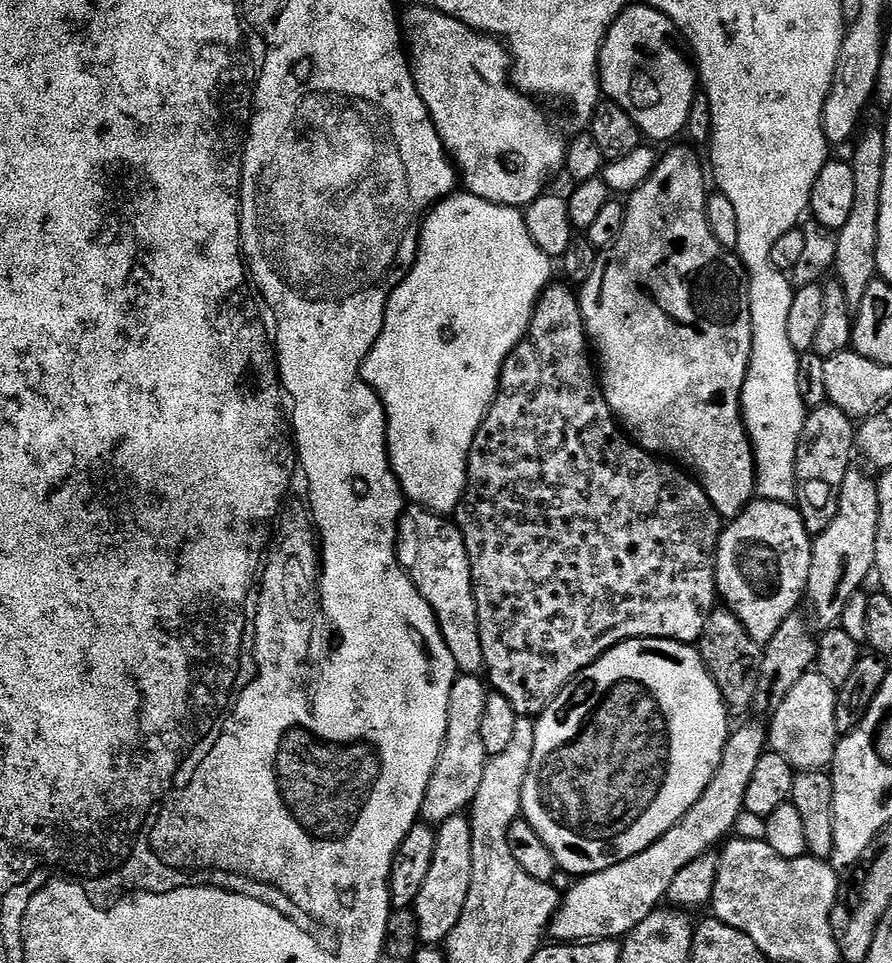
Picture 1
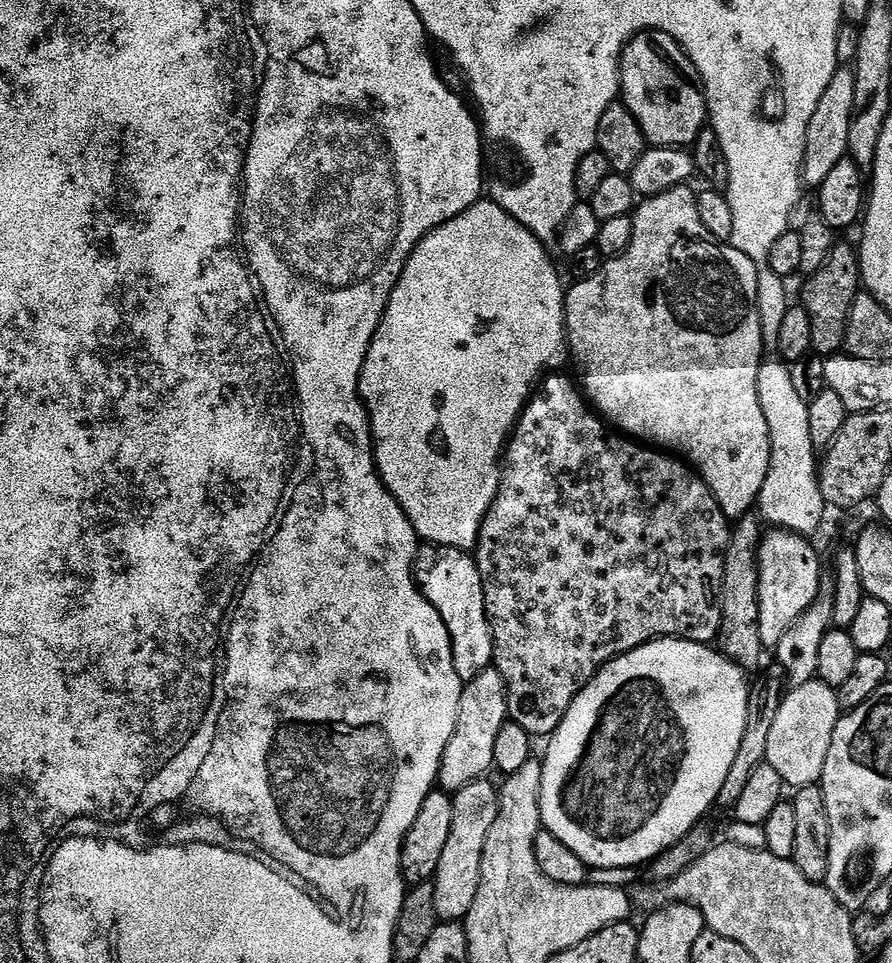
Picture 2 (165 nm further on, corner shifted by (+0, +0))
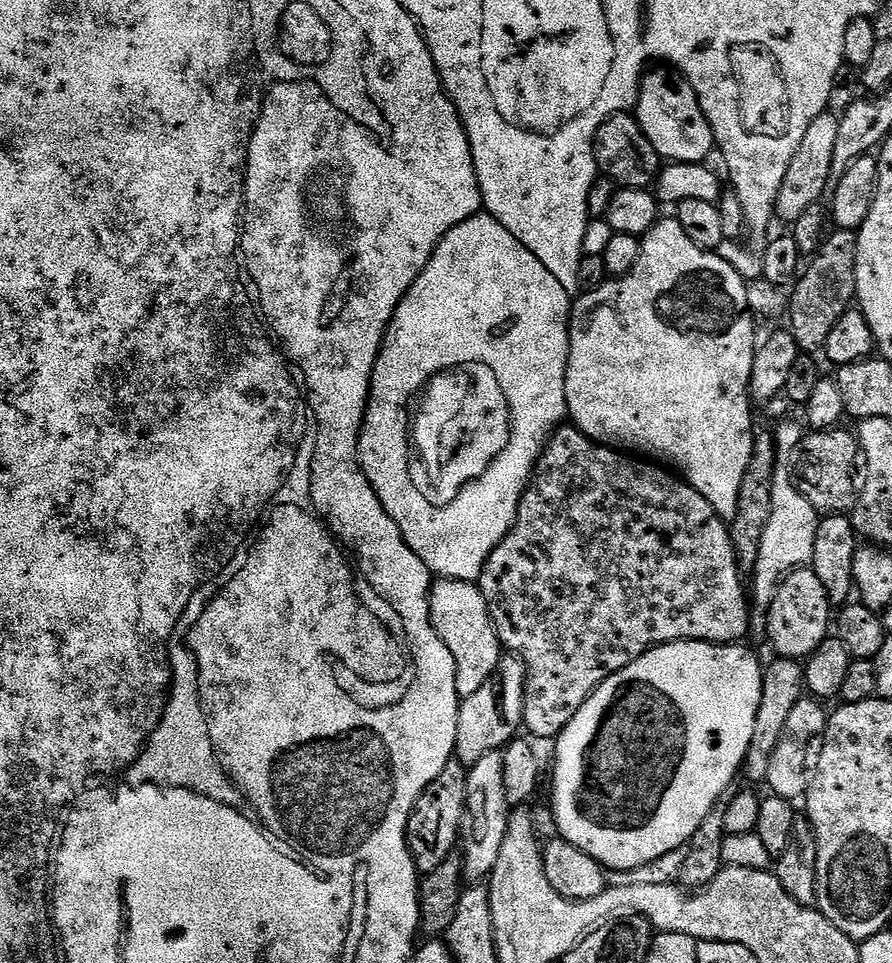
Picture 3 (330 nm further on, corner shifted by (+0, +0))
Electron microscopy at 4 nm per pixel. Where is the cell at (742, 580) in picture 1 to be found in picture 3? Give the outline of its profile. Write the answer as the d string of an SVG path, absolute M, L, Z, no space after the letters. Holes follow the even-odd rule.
M811 567L797 568L780 581L776 597L768 610L768 620L770 648L776 651L777 657L785 660L803 661L811 656L814 650L818 650L818 646L822 646L824 640L829 639L830 629L834 624L834 605L829 602L826 589L822 587L822 582L818 582L818 574L814 574Z

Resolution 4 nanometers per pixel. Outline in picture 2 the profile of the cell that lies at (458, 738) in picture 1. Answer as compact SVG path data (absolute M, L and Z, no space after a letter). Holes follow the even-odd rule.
M493 666L464 684L458 702L458 722L440 759L438 784L443 791L454 794L475 780L485 779L493 771L494 742L498 739L498 730L506 723L509 723L508 691L502 674Z

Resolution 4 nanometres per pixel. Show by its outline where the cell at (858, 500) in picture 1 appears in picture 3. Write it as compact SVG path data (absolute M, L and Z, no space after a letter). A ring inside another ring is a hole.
M783 658L773 659L772 665L764 668L764 685L762 686L762 702L758 702L758 714L754 718L754 735L750 737L750 746L744 759L743 775L748 775L756 784L763 785L768 779L770 758L774 758L774 750L784 736L786 722L790 719L794 706L805 699L804 664Z

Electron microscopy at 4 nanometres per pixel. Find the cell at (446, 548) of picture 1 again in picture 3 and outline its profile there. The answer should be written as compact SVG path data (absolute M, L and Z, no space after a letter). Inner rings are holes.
M440 578L428 593L428 605L438 638L442 638L442 642L446 642L446 650L454 654L458 694L463 698L482 690L482 686L486 686L486 682L496 673L502 655L502 645L492 623L492 615L488 613L486 598L473 581Z

